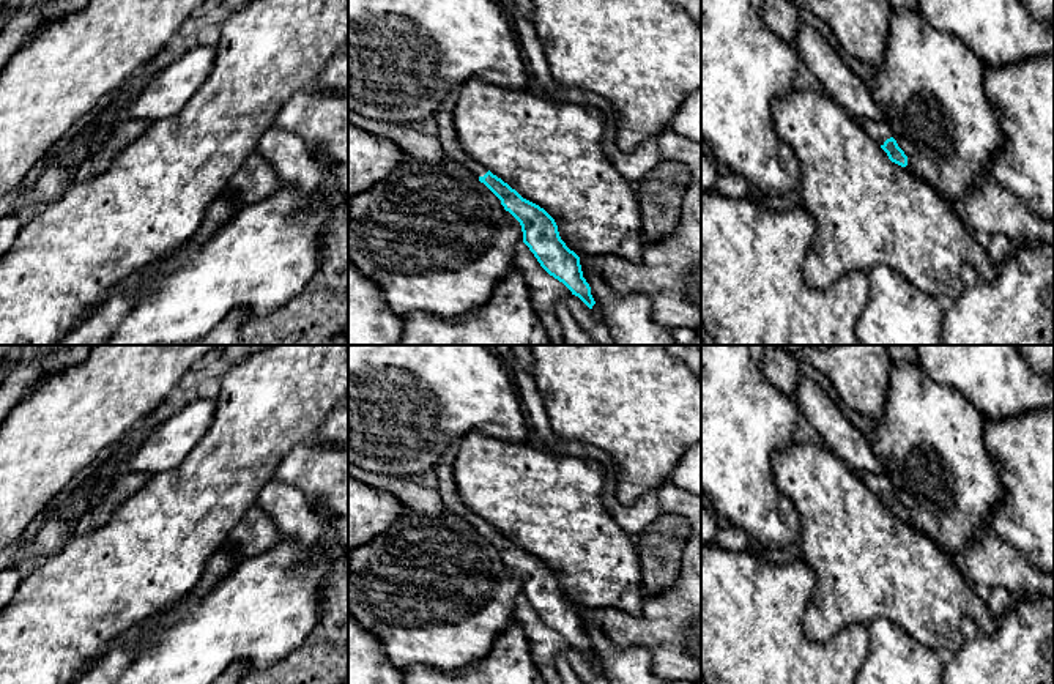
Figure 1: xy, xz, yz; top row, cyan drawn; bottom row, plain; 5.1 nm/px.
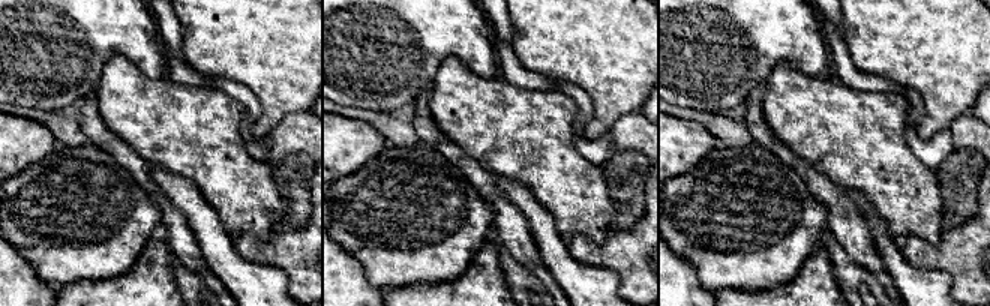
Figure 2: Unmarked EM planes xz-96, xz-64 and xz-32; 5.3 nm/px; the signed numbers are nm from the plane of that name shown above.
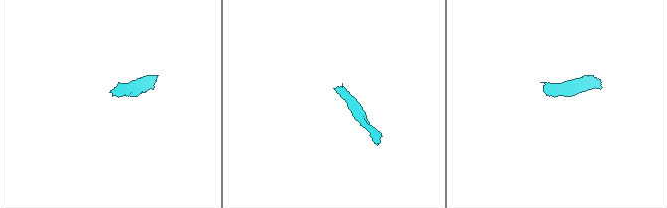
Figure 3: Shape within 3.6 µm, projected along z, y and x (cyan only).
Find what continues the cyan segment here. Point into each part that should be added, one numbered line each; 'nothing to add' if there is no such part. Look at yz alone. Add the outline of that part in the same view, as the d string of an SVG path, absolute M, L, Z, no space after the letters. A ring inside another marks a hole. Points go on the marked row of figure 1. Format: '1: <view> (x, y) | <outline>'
1: yz (879, 131) | M857 118L857 121L878 145L884 145L887 139L893 137L885 121L873 121L865 118Z

